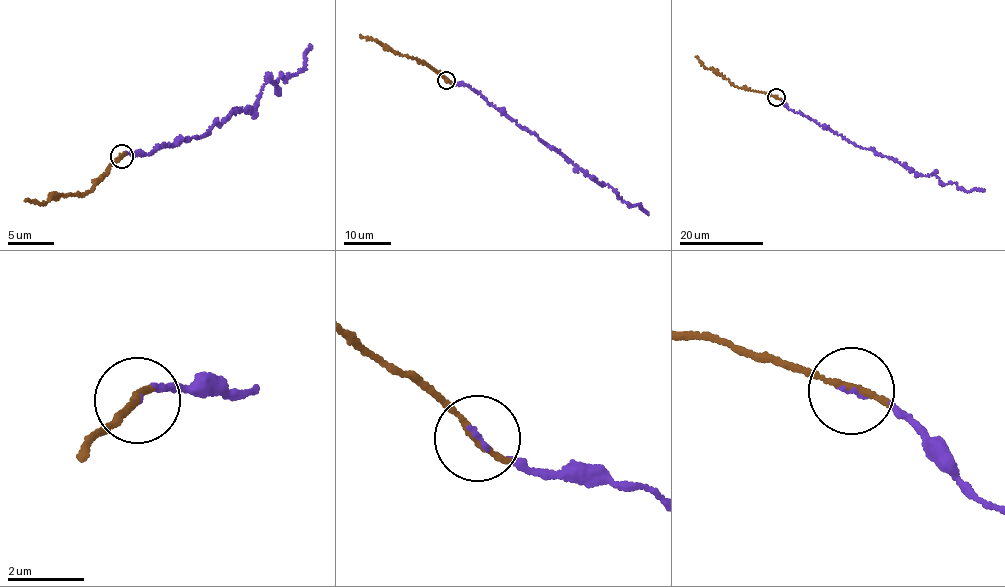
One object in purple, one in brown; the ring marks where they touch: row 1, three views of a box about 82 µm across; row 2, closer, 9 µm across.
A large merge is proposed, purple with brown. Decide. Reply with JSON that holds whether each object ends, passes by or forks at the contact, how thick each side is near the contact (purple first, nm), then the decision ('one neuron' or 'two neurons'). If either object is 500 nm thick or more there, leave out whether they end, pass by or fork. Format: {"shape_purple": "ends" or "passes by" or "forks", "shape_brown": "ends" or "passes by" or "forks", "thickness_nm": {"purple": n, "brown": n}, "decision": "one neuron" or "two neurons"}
{"shape_purple": "ends", "shape_brown": "ends", "thickness_nm": {"purple": 70, "brown": 200}, "decision": "one neuron"}

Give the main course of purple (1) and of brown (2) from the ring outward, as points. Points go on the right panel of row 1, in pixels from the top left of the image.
1: (776, 97), (851, 143), (892, 157), (919, 174), (935, 173), (941, 182), (955, 183), (965, 191), (984, 189)
2: (776, 97), (737, 87), (706, 67), (695, 57)

